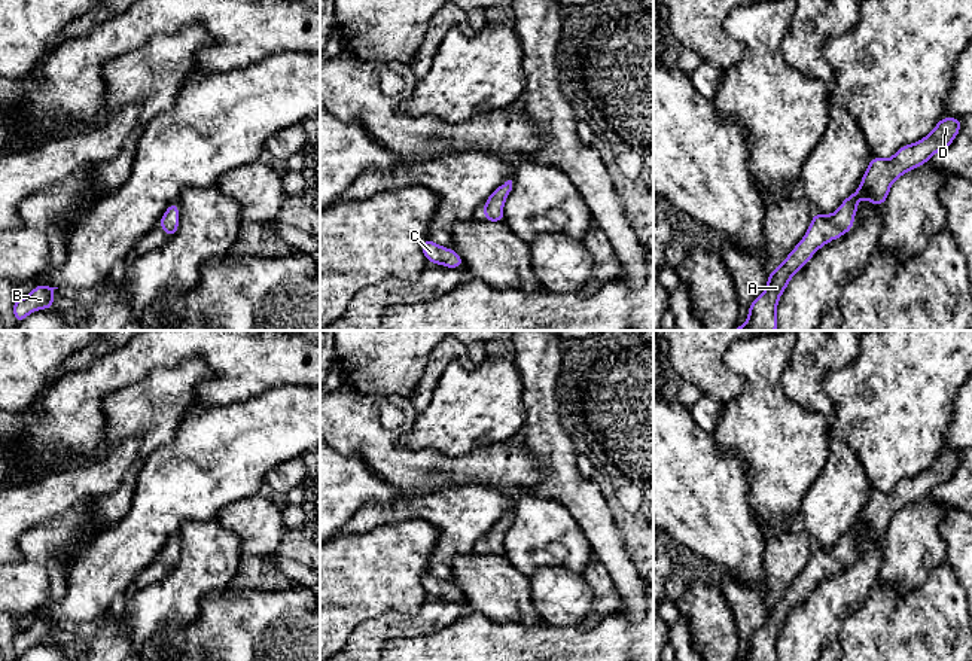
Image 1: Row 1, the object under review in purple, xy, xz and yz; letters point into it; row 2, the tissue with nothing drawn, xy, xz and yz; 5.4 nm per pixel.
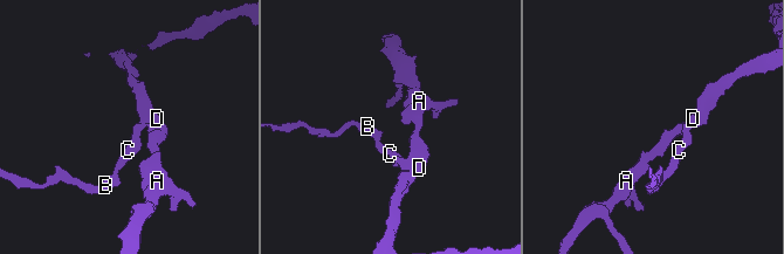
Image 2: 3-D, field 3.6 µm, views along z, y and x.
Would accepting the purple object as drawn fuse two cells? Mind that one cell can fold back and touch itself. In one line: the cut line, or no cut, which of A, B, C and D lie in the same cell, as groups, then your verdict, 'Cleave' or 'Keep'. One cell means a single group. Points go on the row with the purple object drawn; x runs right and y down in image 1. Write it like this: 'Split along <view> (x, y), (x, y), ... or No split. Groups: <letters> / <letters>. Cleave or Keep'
No split. Groups: A B C D. Keep

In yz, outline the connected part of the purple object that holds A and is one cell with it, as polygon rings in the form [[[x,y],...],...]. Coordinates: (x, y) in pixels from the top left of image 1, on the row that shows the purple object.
[[[942,118],[929,135],[899,147],[890,159],[871,156],[859,189],[847,197],[835,213],[814,213],[804,238],[774,271],[768,272],[767,289],[750,304],[746,325],[737,325],[734,330],[776,330],[777,302],[790,278],[820,247],[854,226],[857,201],[866,198],[872,205],[883,205],[892,183],[907,171],[924,165],[933,153],[947,149],[962,124],[957,118]]]

